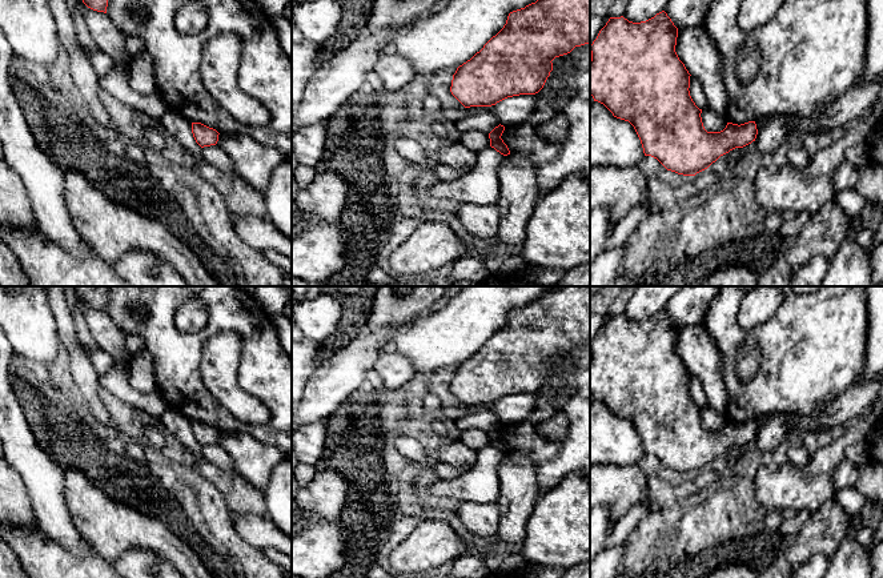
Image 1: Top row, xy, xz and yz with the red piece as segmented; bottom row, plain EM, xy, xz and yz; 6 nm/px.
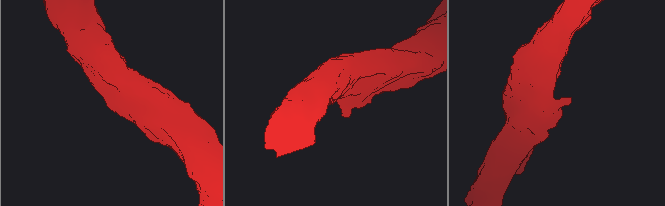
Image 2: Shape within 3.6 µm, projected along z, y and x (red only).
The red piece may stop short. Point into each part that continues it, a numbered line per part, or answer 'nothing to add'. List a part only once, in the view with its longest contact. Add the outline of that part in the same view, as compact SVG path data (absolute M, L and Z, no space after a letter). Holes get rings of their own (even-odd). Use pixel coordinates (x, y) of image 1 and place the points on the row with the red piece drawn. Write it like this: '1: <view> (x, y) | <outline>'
nothing to add

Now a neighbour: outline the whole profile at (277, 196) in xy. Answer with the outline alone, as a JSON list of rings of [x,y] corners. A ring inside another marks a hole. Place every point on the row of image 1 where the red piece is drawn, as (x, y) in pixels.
[[[286,157],[273,172],[264,190],[266,218],[292,241],[292,157]]]

